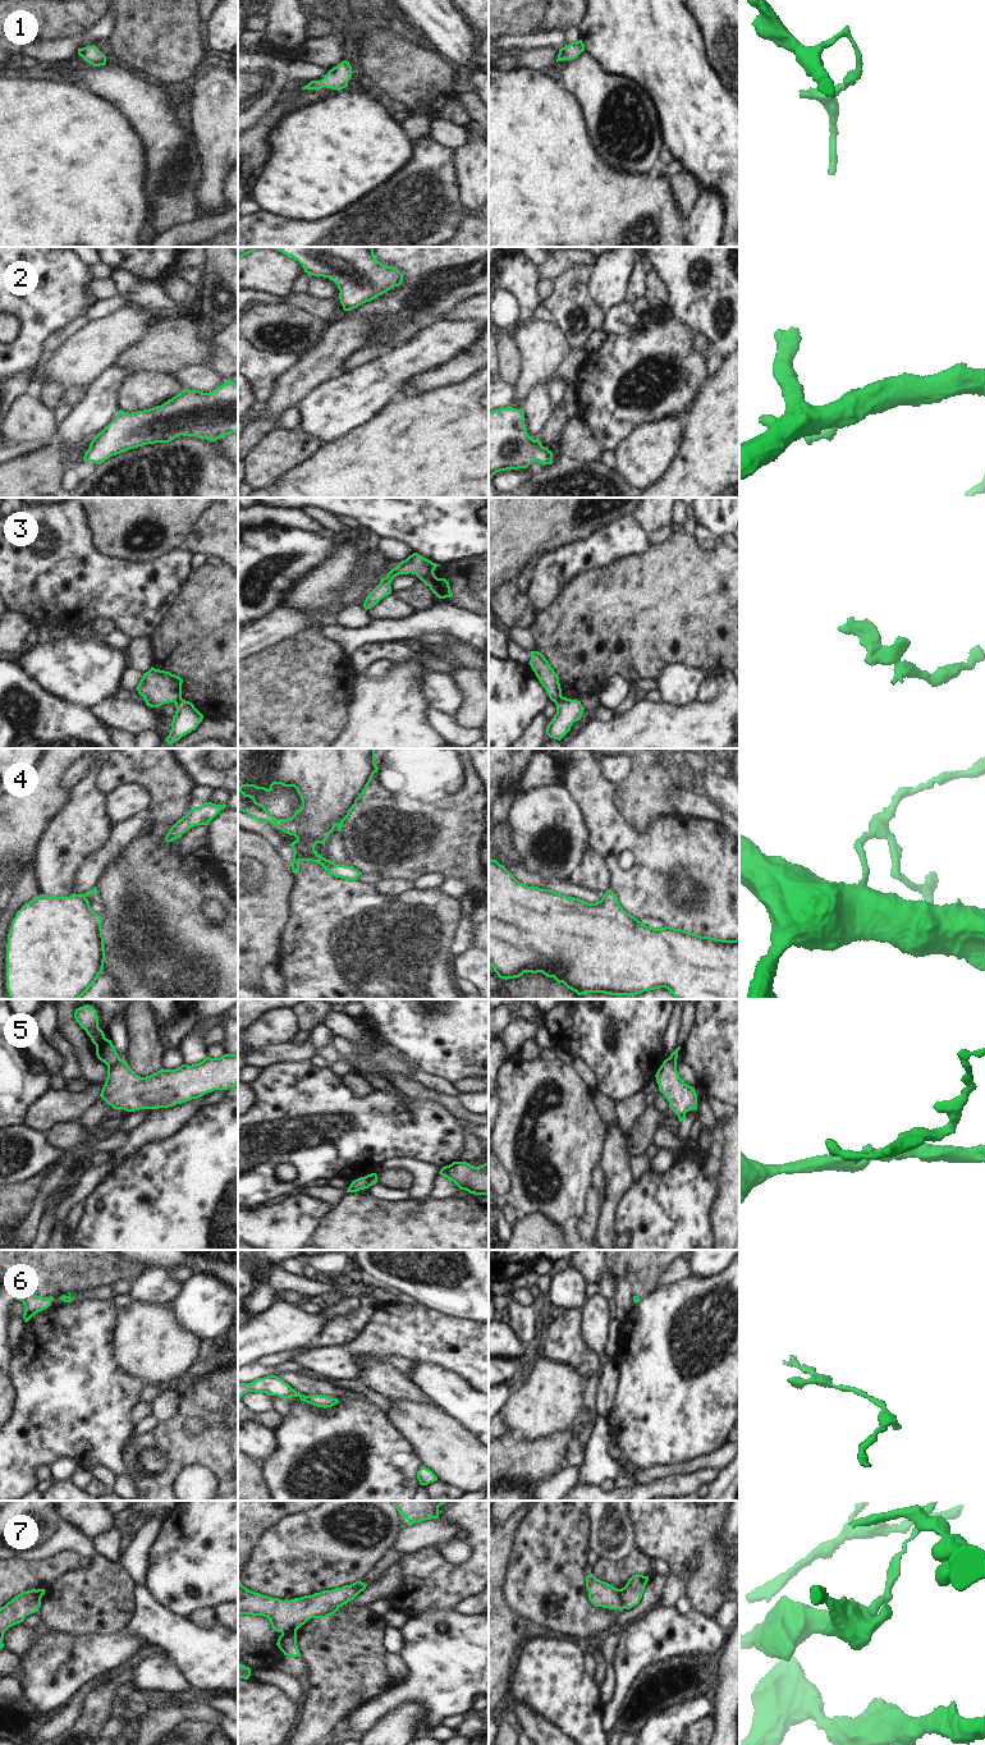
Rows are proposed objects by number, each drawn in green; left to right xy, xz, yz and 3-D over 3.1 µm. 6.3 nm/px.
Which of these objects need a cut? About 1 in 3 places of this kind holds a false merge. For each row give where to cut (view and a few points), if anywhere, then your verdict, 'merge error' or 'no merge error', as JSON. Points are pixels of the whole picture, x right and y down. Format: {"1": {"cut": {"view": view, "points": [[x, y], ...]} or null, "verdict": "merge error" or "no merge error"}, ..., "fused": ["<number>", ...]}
{"1": {"cut": null, "verdict": "no merge error"}, "2": {"cut": null, "verdict": "no merge error"}, "3": {"cut": {"view": "xz", "points": [[431, 562], [420, 578]]}, "verdict": "merge error"}, "4": {"cut": null, "verdict": "no merge error"}, "5": {"cut": {"view": "xy", "points": [[119, 1058], [108, 1067]]}, "verdict": "merge error"}, "6": {"cut": null, "verdict": "no merge error"}, "7": {"cut": {"view": "yz", "points": [[618, 1589], [618, 1597], [624, 1607]]}, "verdict": "merge error"}, "fused": ["3", "5", "7"]}

